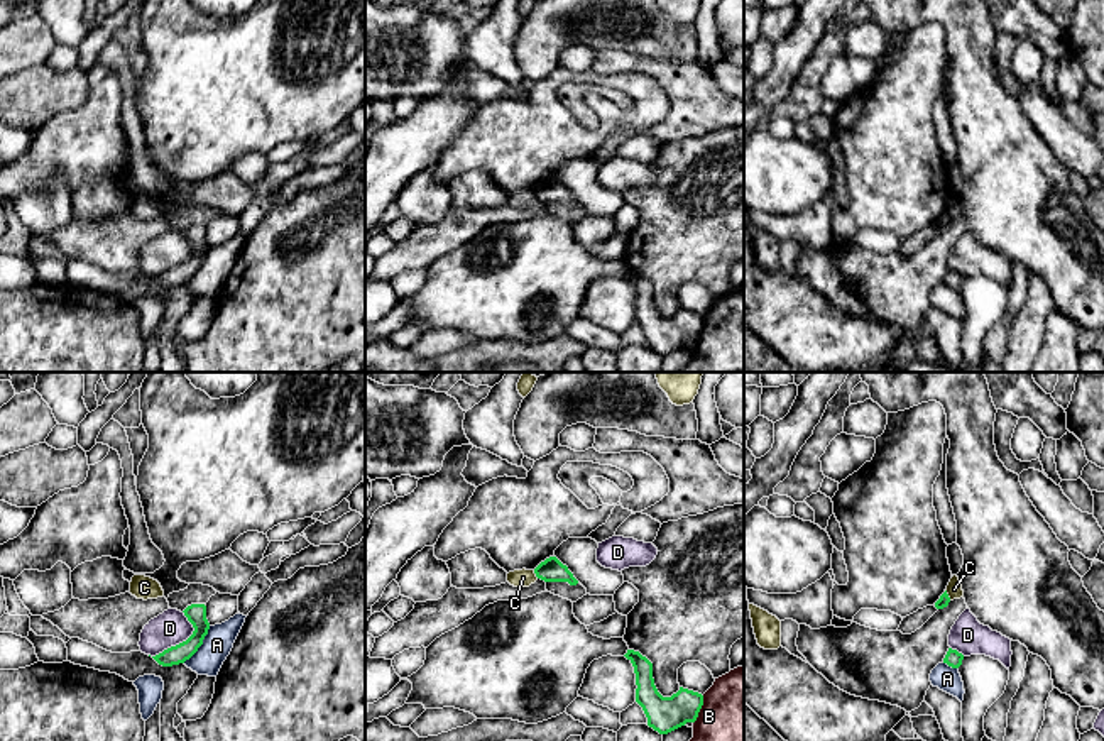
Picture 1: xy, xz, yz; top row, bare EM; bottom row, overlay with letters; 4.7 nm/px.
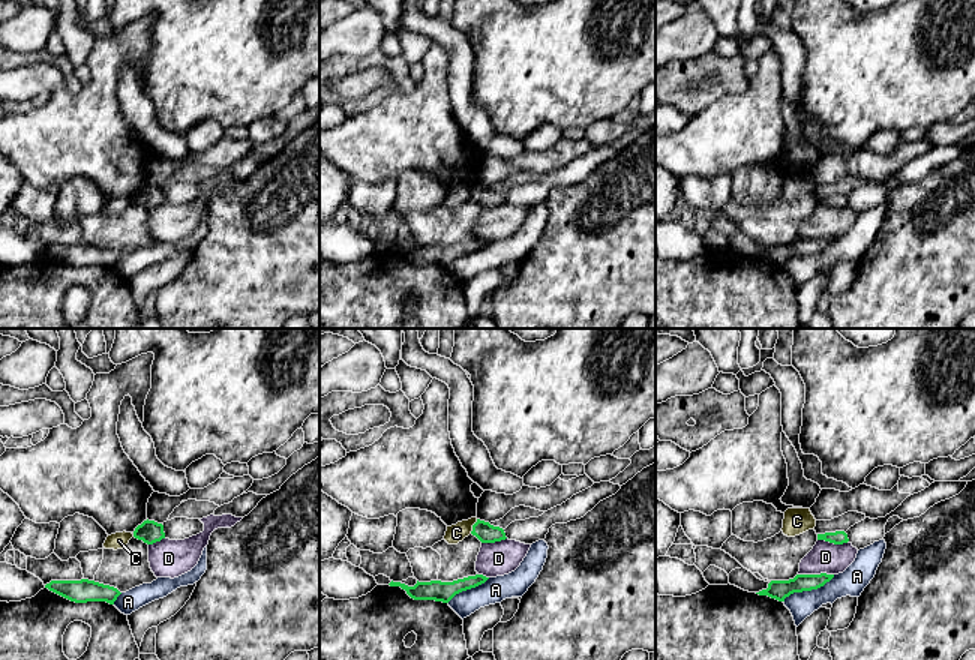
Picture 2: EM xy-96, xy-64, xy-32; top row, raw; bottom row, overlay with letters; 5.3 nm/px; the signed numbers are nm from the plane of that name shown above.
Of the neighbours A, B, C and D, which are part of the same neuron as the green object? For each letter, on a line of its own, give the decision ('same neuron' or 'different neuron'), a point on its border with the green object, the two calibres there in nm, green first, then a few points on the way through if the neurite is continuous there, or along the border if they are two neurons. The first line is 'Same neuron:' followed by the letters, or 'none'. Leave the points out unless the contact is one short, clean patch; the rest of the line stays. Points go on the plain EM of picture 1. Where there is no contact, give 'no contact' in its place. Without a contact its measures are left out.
Same neuron: none
A: different neuron | xy (202, 264) | 100/140 nm
B: different neuron | xz (700, 329) | 170/480 nm
C: different neuron | yz (947, 215) | 50/80 nm
D: different neuron | xy (183, 263) | 100/160 nm | along xy (183, 232), (193, 252), (185, 261), (149, 276)

